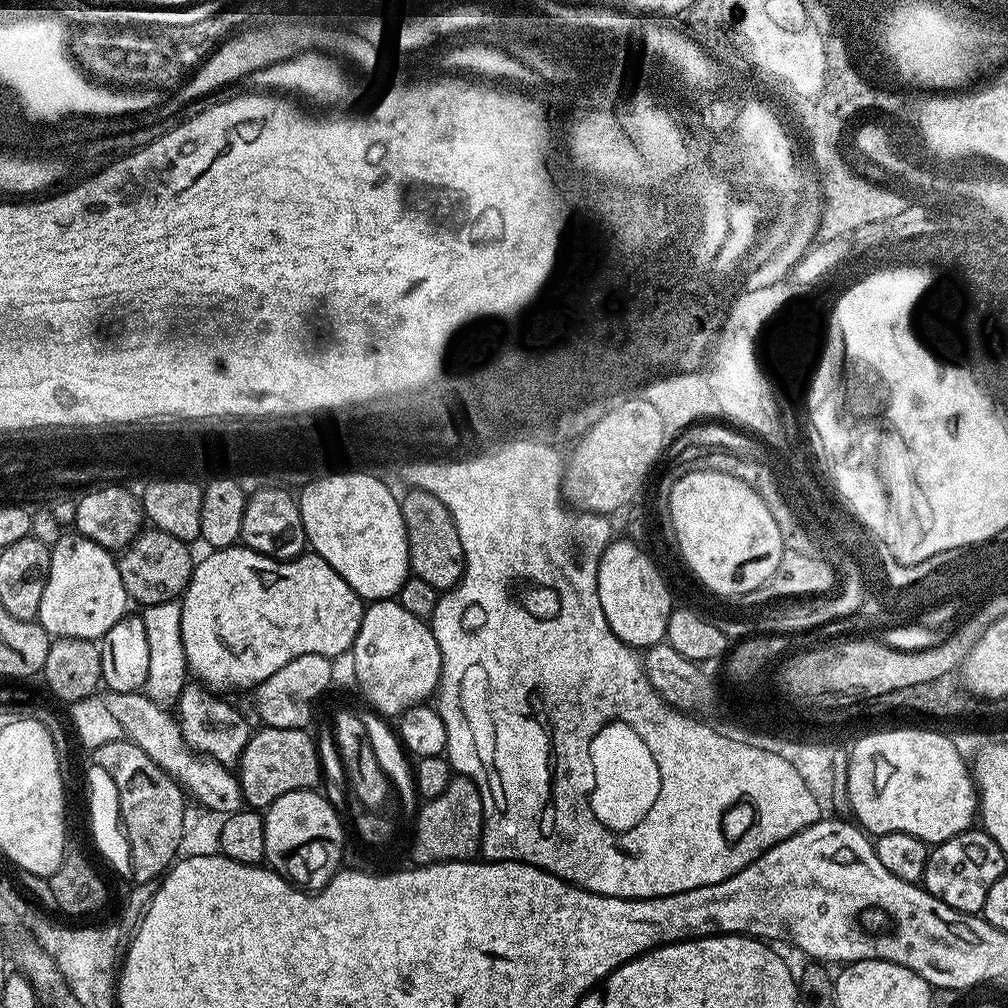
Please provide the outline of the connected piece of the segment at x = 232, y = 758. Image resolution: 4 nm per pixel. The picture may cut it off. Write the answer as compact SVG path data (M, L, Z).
M189 682L185 684L182 694L176 701L176 714L187 746L192 751L208 755L230 768L239 761L252 730L240 721L242 716L232 705L215 696L217 695L205 685Z

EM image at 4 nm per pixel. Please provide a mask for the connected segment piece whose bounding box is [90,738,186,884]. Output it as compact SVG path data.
M130 738L106 742L91 749L91 763L106 770L118 788L120 823L129 842L135 883L159 881L177 859L182 837L186 792L166 770Z

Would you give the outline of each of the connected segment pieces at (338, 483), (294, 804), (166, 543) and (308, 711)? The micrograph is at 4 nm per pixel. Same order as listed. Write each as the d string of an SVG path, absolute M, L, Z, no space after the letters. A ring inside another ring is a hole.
M353 470L321 474L303 485L298 492L307 547L322 557L365 602L393 599L410 575L408 539L400 502L397 493L392 493L387 486L389 487L381 477Z
M307 788L282 794L282 798L275 800L263 813L266 826L265 861L273 872L280 873L285 880L301 890L319 890L327 886L341 867L340 859L344 856L344 828L340 825L340 816L336 813L335 806L318 793L319 791Z
M151 526L141 530L118 556L122 584L128 592L129 601L136 603L137 600L140 606L147 606L183 597L194 567L192 552L188 548L191 547L185 541L174 538L174 534L166 534Z
M302 654L294 662L286 662L278 674L272 674L264 684L259 685L260 716L269 728L309 727L316 703L333 687L331 676L332 660L322 654Z

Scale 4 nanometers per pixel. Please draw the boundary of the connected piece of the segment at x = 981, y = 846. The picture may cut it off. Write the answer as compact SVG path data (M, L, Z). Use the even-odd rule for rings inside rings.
M969 830L935 845L929 851L922 886L931 896L946 902L946 906L950 906L954 910L980 914L984 911L986 894L990 894L990 886L994 886L994 882L998 882L998 878L1005 875L1004 864L1006 864L1006 858L1002 854L998 842L994 842L994 838L990 838L988 833L983 830Z

